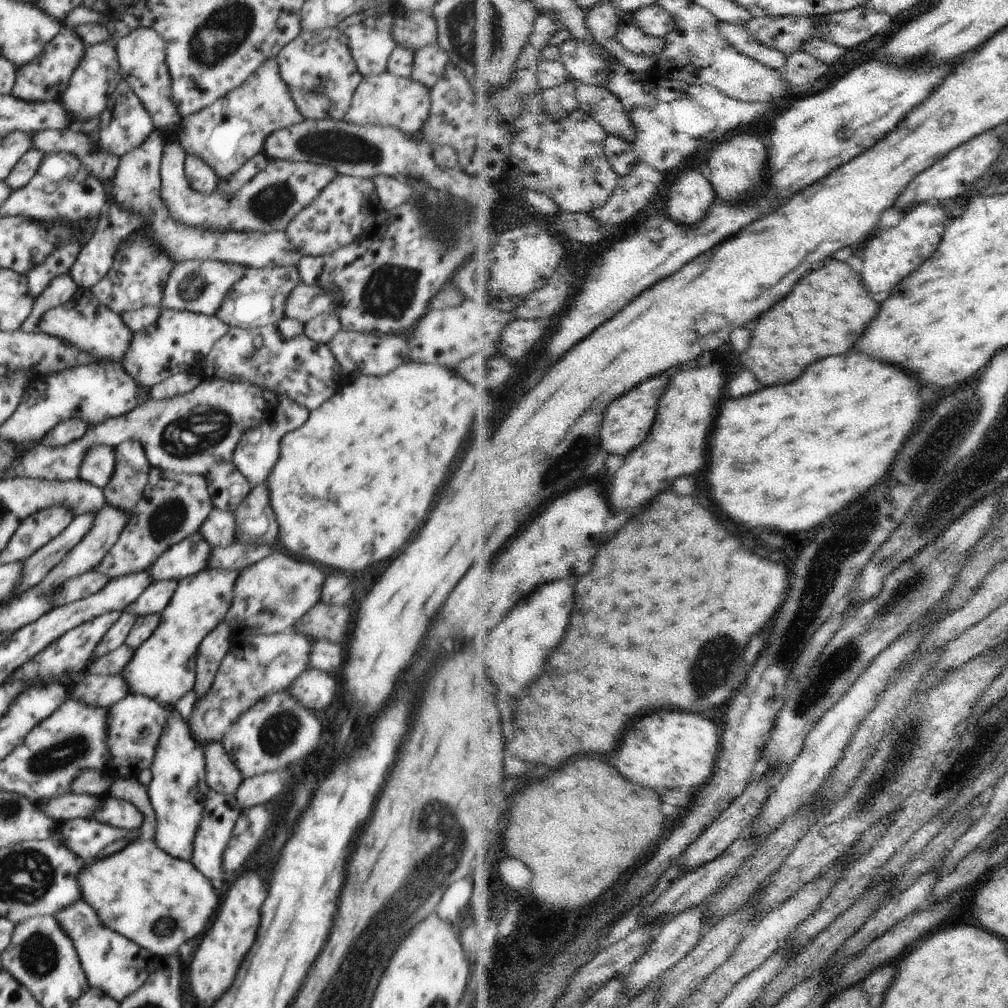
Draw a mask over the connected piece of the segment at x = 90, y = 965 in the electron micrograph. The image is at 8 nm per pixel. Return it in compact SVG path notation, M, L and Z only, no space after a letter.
M74 902L68 908L60 910L56 918L60 920L62 928L68 930L68 936L76 944L80 964L88 978L90 988L102 990L116 1002L122 1002L126 996L130 996L146 982L150 974L148 966L150 966L152 954L140 948L138 944L134 944L132 940L124 938L122 934L112 932L106 926L102 926L98 912L88 902Z

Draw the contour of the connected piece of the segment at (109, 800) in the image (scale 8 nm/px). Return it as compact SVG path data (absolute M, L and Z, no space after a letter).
M106 794L102 798L102 810L96 814L96 818L100 822L108 822L112 826L118 828L140 828L144 822L144 814L136 808L135 804L124 802L124 800L116 800L112 798L112 794Z

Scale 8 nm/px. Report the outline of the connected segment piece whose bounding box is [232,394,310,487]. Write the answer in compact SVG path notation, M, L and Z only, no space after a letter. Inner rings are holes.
M276 394L276 402L267 402L267 408L264 412L264 418L256 428L246 430L240 437L238 444L233 452L232 464L246 476L252 487L259 486L266 482L268 474L272 472L274 464L278 462L278 442L282 440L284 434L288 434L294 428L300 428L309 416L309 410L290 400L288 396Z

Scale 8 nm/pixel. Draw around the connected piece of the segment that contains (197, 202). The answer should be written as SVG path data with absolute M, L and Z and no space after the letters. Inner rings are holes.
M168 136L160 166L162 198L176 222L188 228L238 230L238 232L285 231L294 216L312 202L338 175L331 166L306 161L286 162L269 159L250 182L234 194L215 190L200 194L190 188L184 172L185 150L176 136Z

